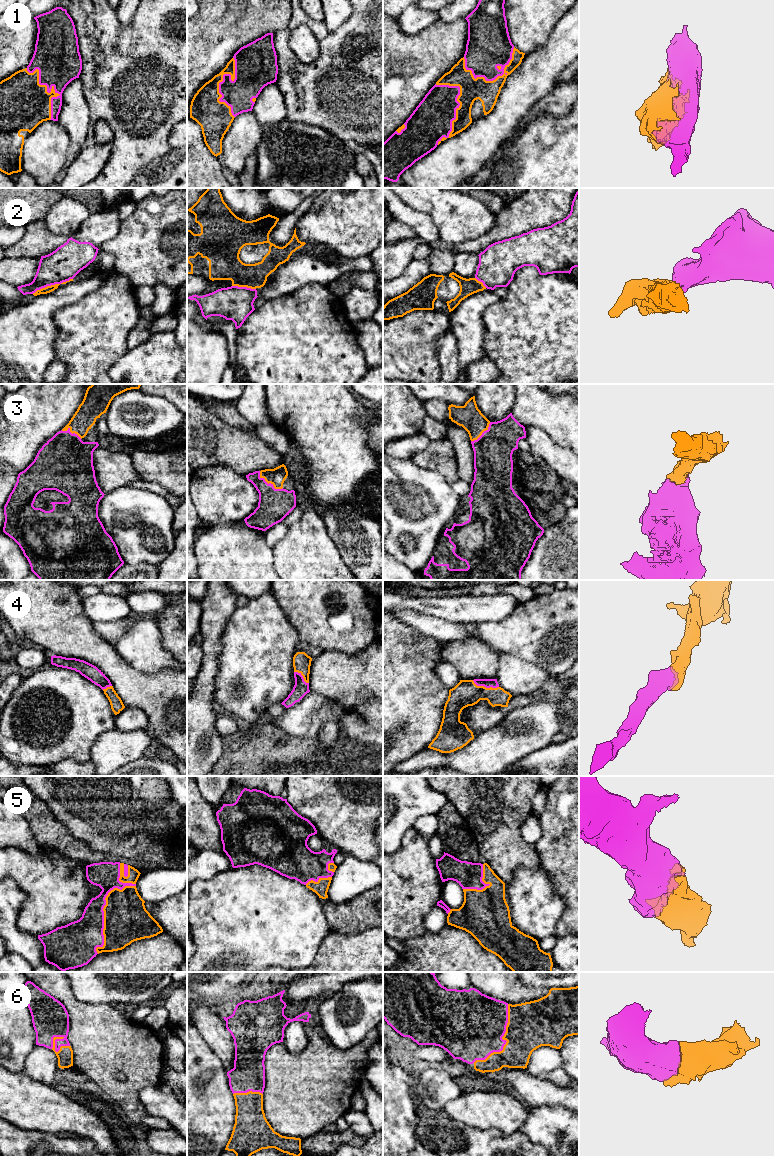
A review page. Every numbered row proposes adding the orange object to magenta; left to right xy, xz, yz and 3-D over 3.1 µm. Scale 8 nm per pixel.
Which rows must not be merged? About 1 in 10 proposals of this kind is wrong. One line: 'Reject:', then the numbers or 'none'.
Reject: 2

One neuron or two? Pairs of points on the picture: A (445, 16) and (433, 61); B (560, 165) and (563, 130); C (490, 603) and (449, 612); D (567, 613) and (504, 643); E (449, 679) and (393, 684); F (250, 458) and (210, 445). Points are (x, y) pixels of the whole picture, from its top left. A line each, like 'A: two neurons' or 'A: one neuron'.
A: two neurons
B: one neuron
C: one neuron
D: one neuron
E: two neurons
F: one neuron

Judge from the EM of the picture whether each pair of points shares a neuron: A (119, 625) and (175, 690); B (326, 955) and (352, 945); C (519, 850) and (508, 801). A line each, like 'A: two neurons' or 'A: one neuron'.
A: two neurons
B: one neuron
C: one neuron

